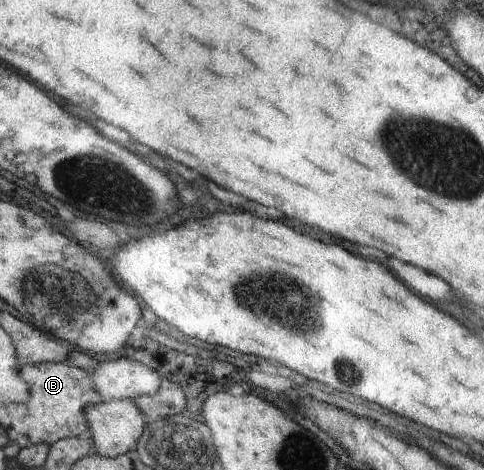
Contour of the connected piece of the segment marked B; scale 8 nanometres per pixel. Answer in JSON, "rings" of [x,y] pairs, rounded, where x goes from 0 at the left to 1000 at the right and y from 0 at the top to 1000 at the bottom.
{"rings":[[[93,770],[48,774],[37,794],[62,819],[64,887],[56,887],[52,926],[64,943],[114,945],[134,932],[176,928],[186,902],[176,870],[186,862],[217,853],[194,821],[188,794],[138,770]]]}

